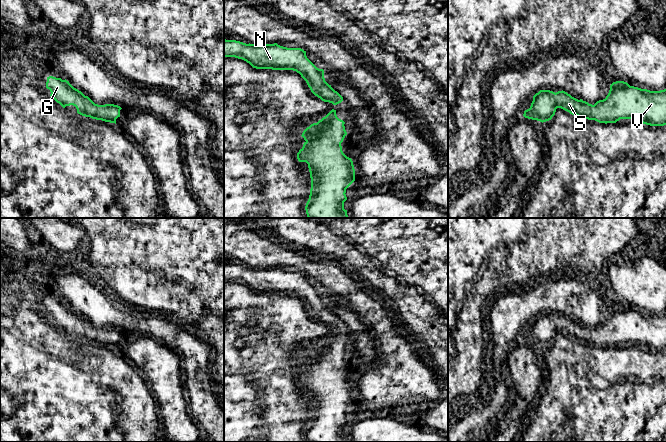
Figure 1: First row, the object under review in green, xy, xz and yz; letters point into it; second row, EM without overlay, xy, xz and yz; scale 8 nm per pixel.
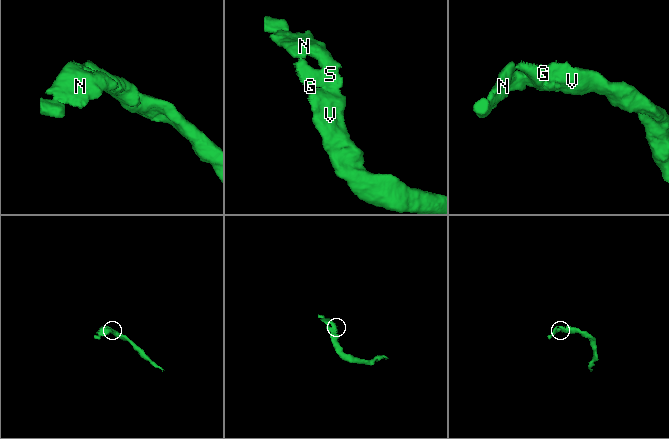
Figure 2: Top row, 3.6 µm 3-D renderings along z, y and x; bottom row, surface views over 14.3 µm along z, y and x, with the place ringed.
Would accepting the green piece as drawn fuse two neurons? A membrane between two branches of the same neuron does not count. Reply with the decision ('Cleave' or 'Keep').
Keep

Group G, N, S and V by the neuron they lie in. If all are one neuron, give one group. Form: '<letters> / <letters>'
G N S V

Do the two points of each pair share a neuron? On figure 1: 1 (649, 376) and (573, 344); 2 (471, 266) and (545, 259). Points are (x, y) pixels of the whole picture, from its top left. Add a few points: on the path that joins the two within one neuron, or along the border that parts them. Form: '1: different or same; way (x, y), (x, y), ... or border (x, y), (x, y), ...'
1: same; way (628, 376), (596, 376), (585, 365)
2: same; way (489, 259), (527, 259)

